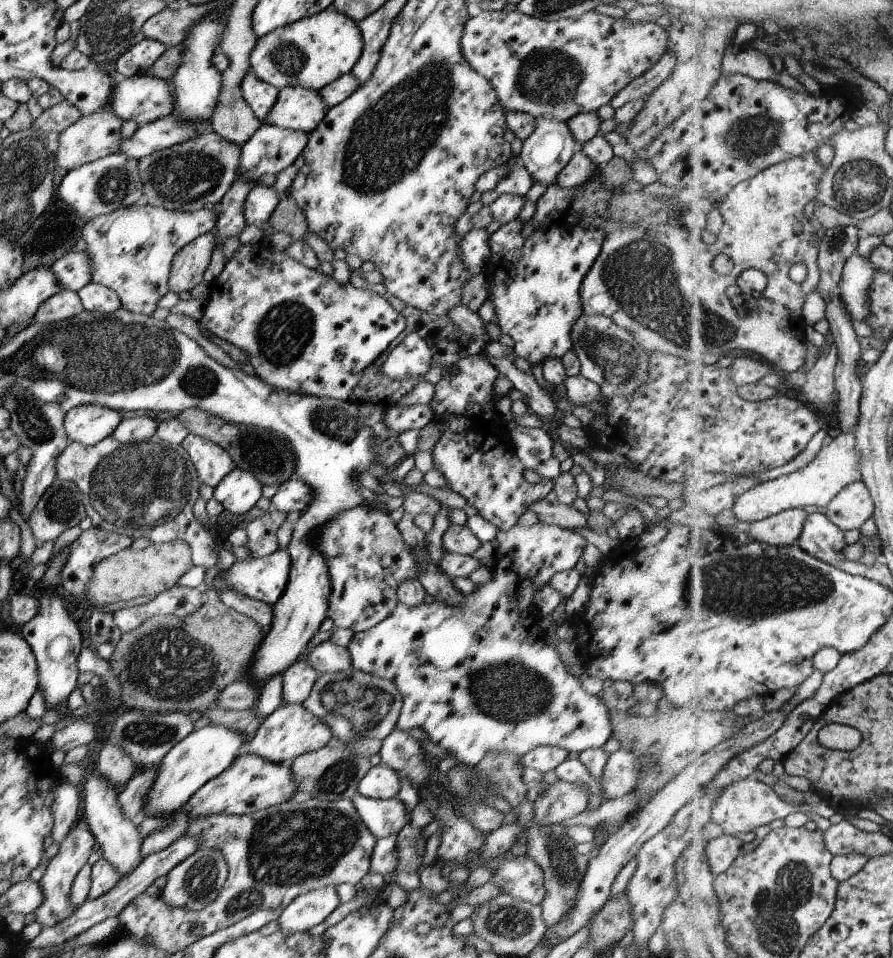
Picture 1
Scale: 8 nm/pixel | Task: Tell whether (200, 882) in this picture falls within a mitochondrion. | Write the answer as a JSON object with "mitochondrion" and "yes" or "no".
{"mitochondrion":"yes"}

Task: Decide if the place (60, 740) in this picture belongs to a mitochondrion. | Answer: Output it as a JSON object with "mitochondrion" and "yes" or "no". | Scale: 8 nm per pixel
{"mitochondrion":"no"}

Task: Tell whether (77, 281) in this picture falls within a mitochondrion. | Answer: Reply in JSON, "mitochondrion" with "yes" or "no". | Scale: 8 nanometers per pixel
{"mitochondrion":"no"}

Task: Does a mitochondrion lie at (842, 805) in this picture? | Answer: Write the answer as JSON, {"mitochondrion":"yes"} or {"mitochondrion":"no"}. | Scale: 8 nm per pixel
{"mitochondrion":"no"}

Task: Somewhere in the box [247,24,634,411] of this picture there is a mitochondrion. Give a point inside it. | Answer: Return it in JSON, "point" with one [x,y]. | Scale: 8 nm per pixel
{"point":[390,140]}

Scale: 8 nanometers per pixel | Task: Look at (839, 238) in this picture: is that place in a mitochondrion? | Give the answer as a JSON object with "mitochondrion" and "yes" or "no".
{"mitochondrion":"yes"}

